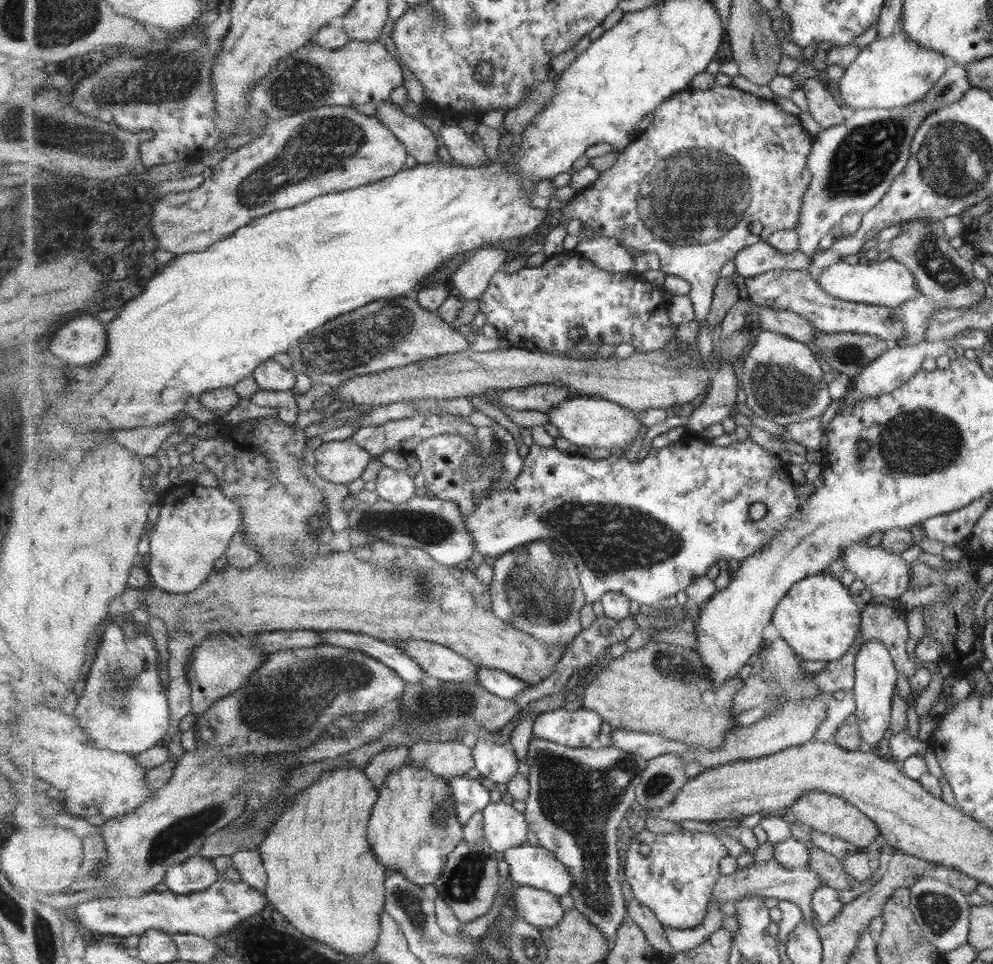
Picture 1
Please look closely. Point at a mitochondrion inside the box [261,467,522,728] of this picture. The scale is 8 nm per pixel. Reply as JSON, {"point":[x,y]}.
{"point":[428,528]}

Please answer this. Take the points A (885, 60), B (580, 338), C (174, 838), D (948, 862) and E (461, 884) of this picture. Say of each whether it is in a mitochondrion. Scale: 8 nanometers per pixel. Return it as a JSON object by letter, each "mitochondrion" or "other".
{"A":"other","B":"other","C":"mitochondrion","D":"other","E":"mitochondrion"}

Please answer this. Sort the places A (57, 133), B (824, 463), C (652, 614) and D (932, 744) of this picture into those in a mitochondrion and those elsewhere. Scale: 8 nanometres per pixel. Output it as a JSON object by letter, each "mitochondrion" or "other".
{"A":"mitochondrion","B":"other","C":"other","D":"other"}

